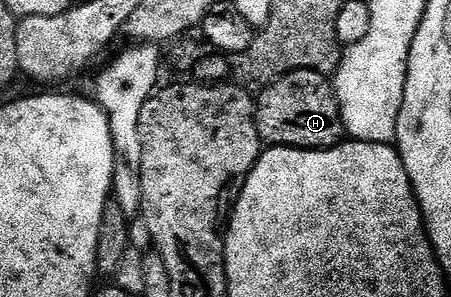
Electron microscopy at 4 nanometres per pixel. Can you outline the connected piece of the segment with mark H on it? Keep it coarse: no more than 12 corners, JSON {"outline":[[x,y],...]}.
{"outline":[[302,69],[255,102],[260,142],[331,149],[345,130],[332,82]]}

